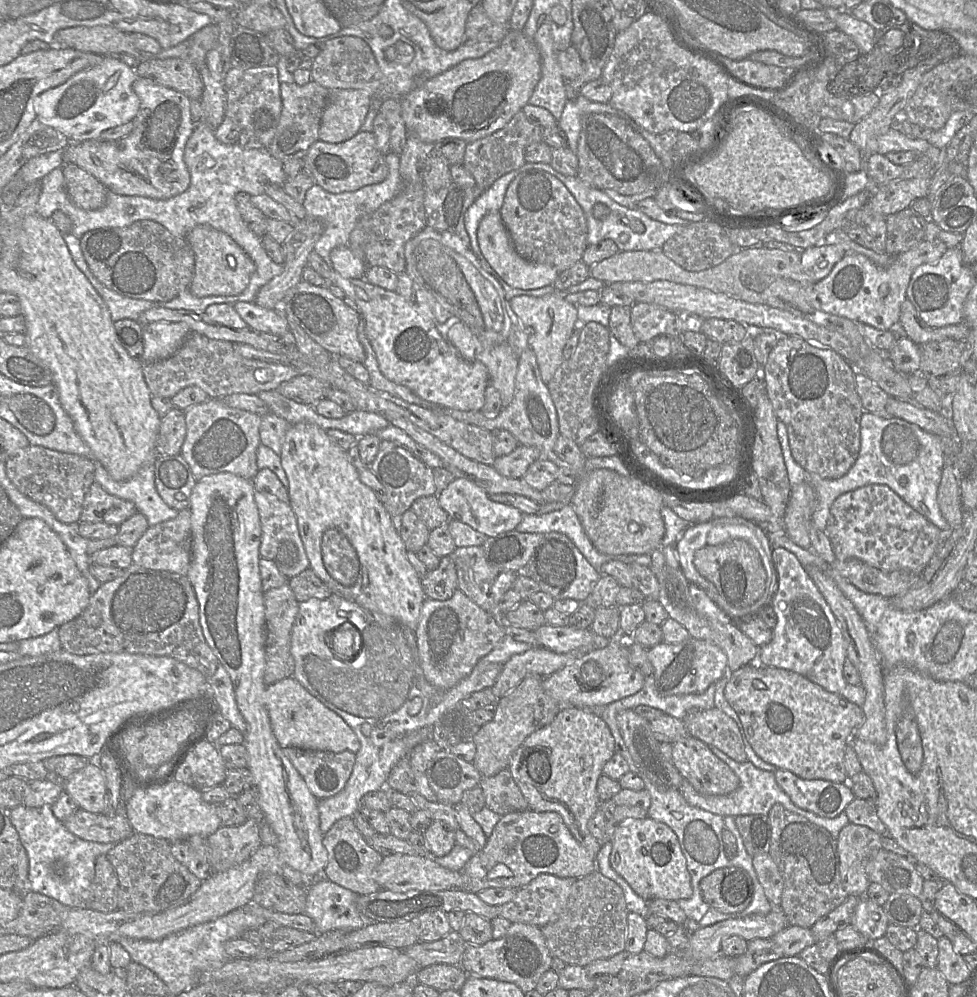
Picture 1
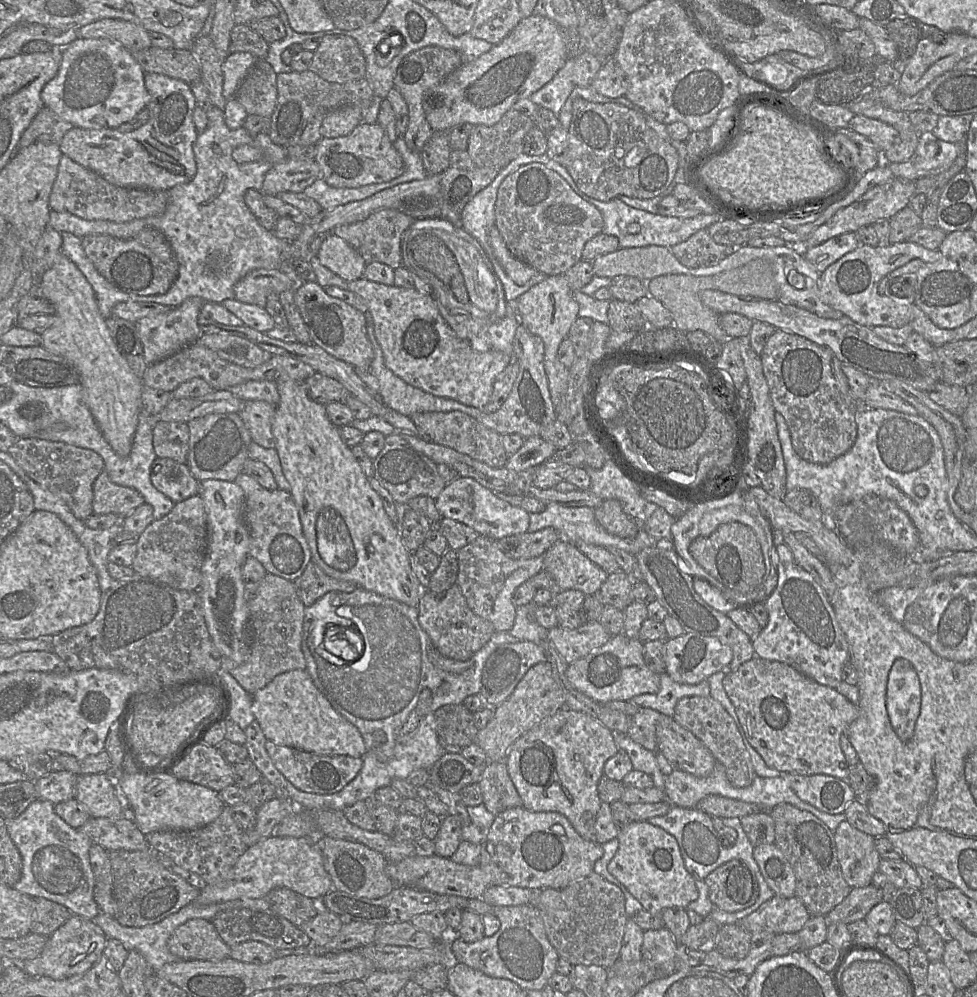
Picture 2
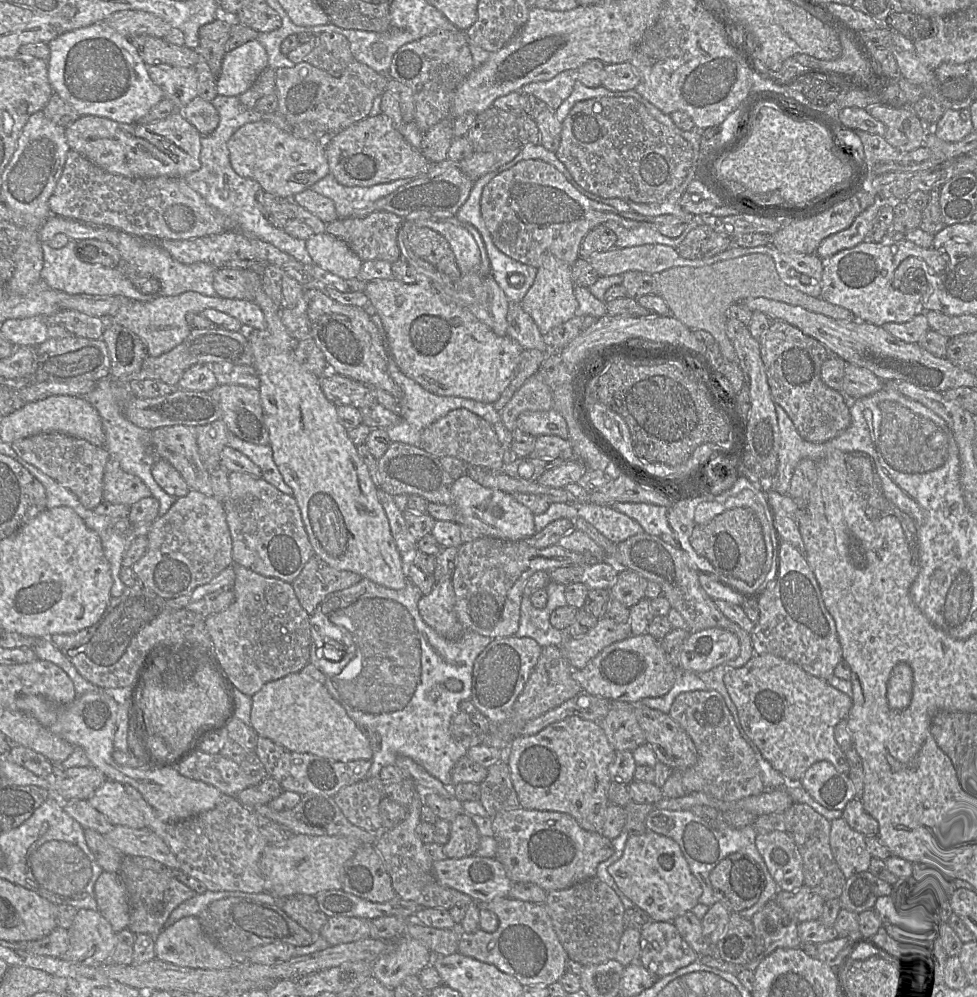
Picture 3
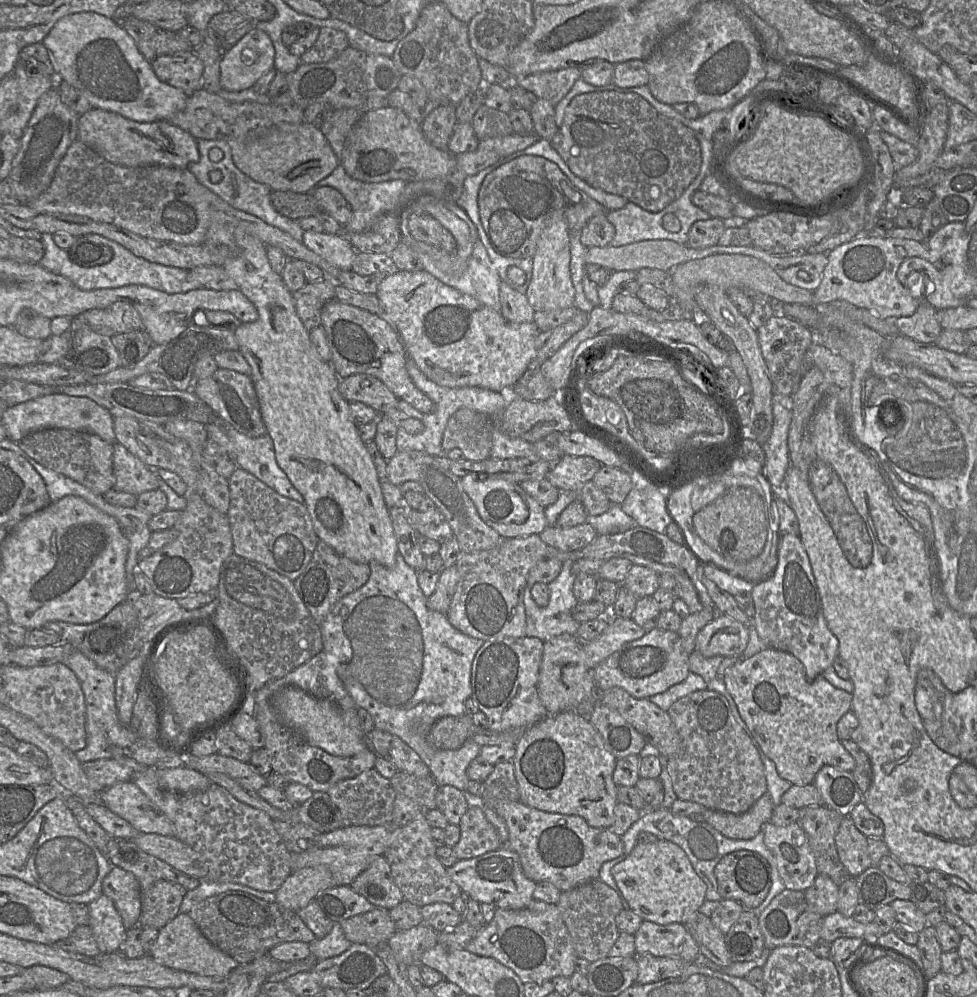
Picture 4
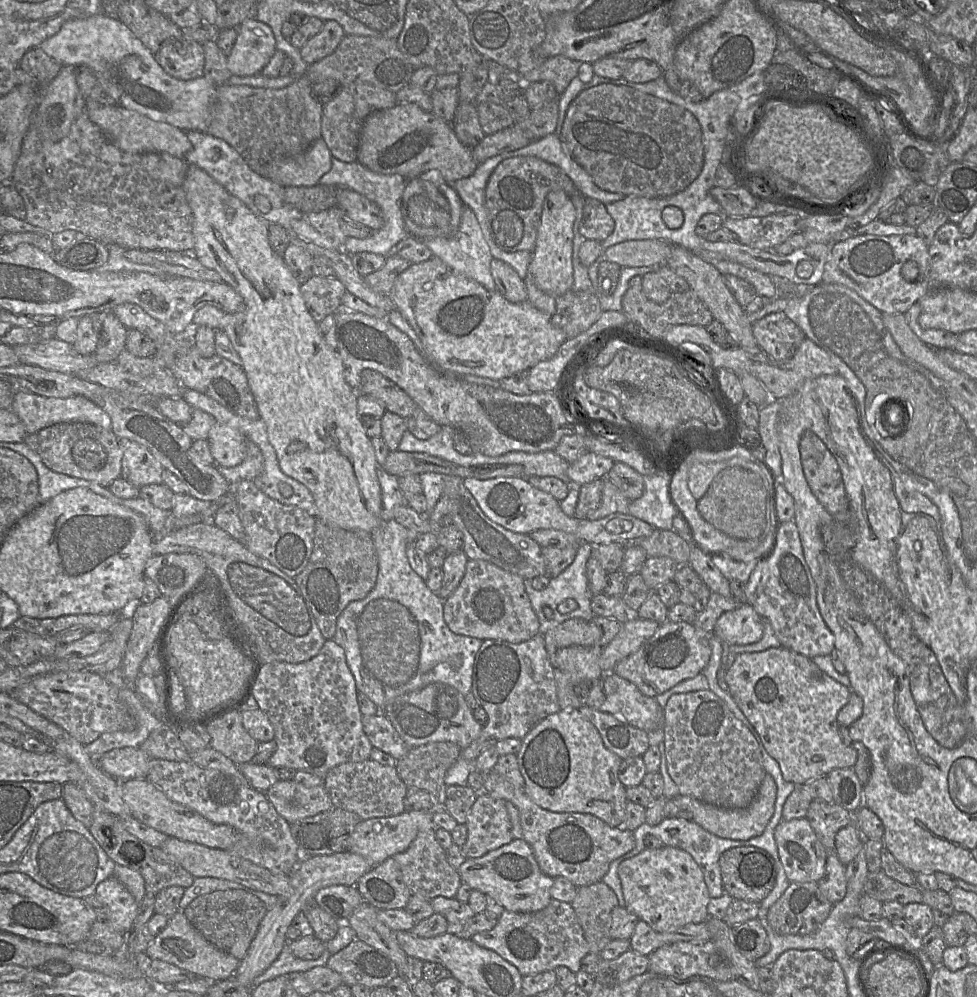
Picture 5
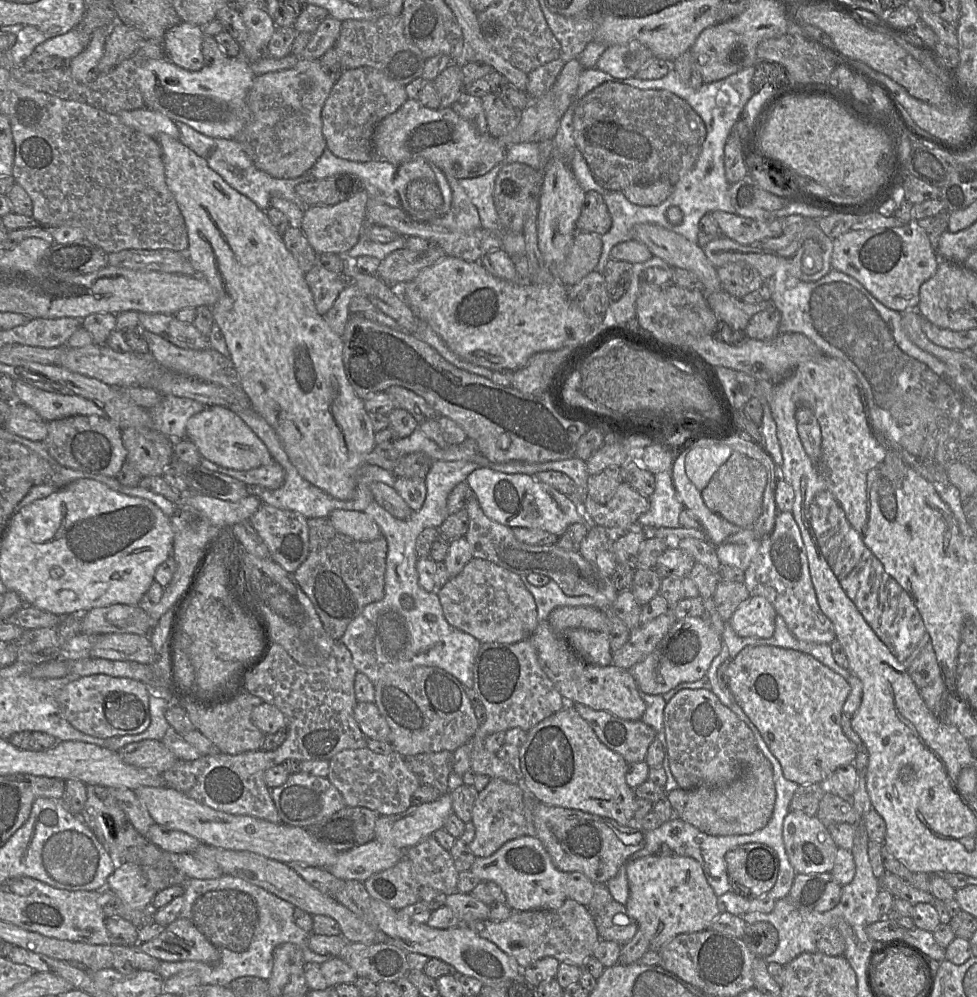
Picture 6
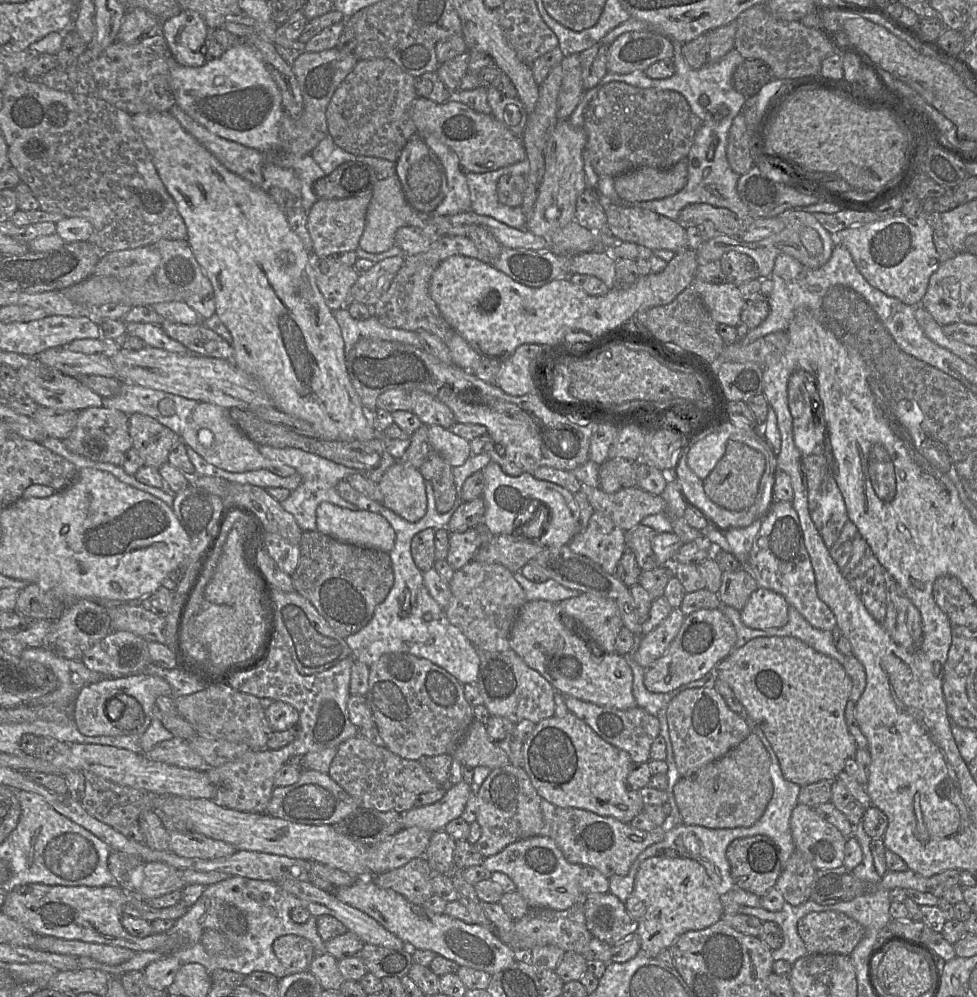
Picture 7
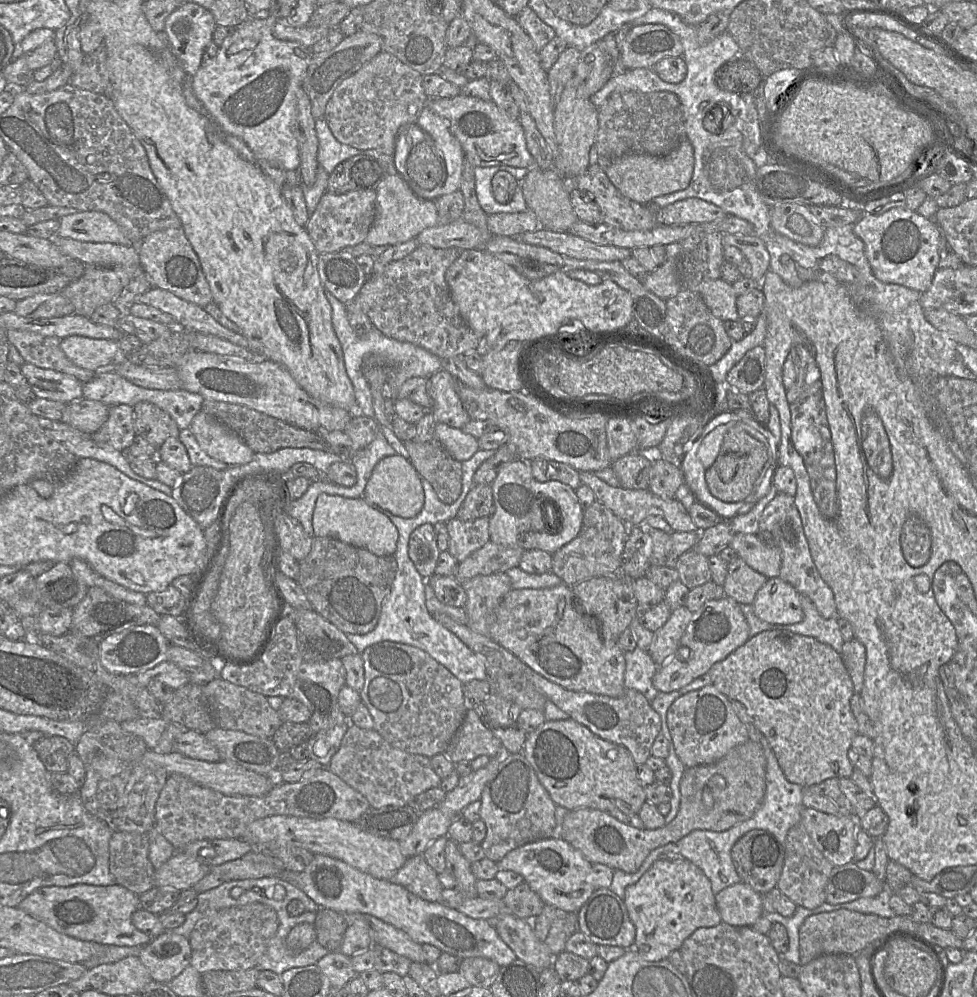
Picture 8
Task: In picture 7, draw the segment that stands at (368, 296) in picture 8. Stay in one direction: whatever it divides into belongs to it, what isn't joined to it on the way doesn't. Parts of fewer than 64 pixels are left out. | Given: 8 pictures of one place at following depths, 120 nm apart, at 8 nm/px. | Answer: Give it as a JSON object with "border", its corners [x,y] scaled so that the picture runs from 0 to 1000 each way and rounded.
{"border":[[[430,255],[415,257],[415,262],[399,288],[380,308],[381,316],[396,328],[424,333],[433,330],[446,336],[453,343],[458,342],[467,333],[453,319],[439,295],[440,281],[446,268],[437,265]]]}

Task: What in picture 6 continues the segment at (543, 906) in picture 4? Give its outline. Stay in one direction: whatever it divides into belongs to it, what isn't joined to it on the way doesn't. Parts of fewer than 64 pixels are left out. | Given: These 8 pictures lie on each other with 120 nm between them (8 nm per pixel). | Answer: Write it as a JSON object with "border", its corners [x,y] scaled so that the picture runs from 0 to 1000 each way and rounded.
{"border":[[[579,902],[570,913],[528,914],[513,925],[499,922],[485,924],[480,929],[491,940],[526,960],[534,972],[558,960],[567,960],[573,966],[596,970],[614,943],[608,920],[601,909],[586,902]]]}

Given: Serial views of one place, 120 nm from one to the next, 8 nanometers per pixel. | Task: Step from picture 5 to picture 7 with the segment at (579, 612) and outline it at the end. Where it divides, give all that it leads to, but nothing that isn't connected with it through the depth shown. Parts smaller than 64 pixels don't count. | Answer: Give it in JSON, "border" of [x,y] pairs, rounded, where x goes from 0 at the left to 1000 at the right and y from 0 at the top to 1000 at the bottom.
{"border":[[[532,573],[527,574],[526,579],[535,590],[540,603],[559,602],[565,605],[572,605],[578,601],[595,596],[591,592],[577,589],[567,581],[550,585],[540,582]]]}

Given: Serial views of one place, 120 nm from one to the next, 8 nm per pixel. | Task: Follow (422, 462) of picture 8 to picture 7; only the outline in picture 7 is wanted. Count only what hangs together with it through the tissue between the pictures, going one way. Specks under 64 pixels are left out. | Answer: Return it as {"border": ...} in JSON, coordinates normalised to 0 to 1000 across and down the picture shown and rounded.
{"border":[[[443,452],[429,468],[434,481],[441,483],[446,511],[449,515],[459,514],[467,502],[467,488],[463,467],[447,453]]]}

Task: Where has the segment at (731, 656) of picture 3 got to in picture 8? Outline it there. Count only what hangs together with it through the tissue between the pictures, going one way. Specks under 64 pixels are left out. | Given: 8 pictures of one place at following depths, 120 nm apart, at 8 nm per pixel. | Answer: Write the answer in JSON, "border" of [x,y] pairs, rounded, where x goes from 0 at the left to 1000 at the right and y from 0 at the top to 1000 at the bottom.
{"border":[[[797,579],[785,581],[770,608],[777,621],[791,627],[815,626],[823,621],[820,596]]]}

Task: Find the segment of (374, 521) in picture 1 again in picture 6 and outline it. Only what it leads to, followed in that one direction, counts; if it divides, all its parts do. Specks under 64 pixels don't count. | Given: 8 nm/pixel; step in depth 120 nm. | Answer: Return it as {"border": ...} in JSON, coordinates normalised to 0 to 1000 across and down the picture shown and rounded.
{"border":[[[163,133],[158,138],[166,150],[170,185],[176,193],[190,225],[192,235],[190,255],[204,276],[210,279],[222,292],[223,301],[217,307],[218,320],[230,339],[235,360],[241,367],[247,387],[256,401],[258,410],[281,431],[296,462],[312,481],[341,499],[350,503],[360,501],[366,485],[366,472],[374,466],[375,457],[383,450],[385,445],[383,441],[384,432],[378,414],[374,411],[372,401],[362,393],[352,372],[349,337],[342,334],[331,317],[324,313],[320,296],[312,281],[312,274],[294,251],[289,237],[280,231],[272,212],[265,210],[258,201],[237,189],[214,168],[209,158],[189,146],[183,139],[178,139],[168,133]]]}

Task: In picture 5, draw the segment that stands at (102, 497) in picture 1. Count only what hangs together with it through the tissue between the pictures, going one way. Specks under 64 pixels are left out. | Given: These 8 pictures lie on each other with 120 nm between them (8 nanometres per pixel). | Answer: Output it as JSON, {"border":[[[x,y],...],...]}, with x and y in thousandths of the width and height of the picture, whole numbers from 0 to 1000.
{"border":[[[123,441],[125,448],[124,478],[141,489],[166,484],[168,469],[156,454],[138,442]]]}

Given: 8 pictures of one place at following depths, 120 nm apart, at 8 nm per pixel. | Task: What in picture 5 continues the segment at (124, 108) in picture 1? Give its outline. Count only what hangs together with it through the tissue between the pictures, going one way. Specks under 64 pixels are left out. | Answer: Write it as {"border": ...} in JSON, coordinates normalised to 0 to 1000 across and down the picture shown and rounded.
{"border":[[[102,13],[86,19],[72,19],[56,35],[45,40],[40,48],[63,66],[91,68],[105,91],[118,101],[117,105],[139,111],[158,121],[173,123],[189,132],[210,132],[212,129],[223,86],[210,76],[198,80],[182,80],[172,75],[160,61],[159,55],[120,17]]]}

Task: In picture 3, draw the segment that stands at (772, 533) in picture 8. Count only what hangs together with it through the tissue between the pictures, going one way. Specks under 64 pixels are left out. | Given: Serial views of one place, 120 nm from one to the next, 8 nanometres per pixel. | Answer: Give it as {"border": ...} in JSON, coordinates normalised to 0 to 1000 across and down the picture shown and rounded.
{"border":[[[797,545],[796,578],[789,591],[776,603],[777,621],[768,636],[773,657],[790,656],[816,666],[825,675],[847,682],[854,677],[855,669],[863,662],[855,624],[846,613],[836,582],[824,560],[810,546]]]}

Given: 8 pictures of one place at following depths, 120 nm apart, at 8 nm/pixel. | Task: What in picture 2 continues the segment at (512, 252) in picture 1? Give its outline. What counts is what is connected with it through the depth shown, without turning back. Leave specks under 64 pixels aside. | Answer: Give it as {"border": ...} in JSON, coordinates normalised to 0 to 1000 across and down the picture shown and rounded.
{"border":[[[507,226],[501,232],[501,242],[506,257],[527,285],[535,287],[550,274],[523,255]]]}

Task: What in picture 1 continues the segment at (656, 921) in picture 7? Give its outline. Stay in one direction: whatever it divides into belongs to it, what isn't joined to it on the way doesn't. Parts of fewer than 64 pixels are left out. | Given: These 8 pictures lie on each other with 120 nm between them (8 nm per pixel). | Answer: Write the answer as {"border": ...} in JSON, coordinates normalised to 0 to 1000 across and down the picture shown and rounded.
{"border":[[[666,820],[648,821],[629,832],[624,856],[625,870],[661,904],[694,904],[708,898],[707,880],[695,844],[688,831]]]}

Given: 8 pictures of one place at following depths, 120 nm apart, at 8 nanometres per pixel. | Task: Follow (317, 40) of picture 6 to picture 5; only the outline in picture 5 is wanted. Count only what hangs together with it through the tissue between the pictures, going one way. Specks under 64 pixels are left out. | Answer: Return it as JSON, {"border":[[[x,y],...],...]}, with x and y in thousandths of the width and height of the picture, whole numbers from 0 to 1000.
{"border":[[[342,20],[332,21],[329,31],[307,49],[309,59],[319,64],[340,54],[353,35],[347,23]]]}

